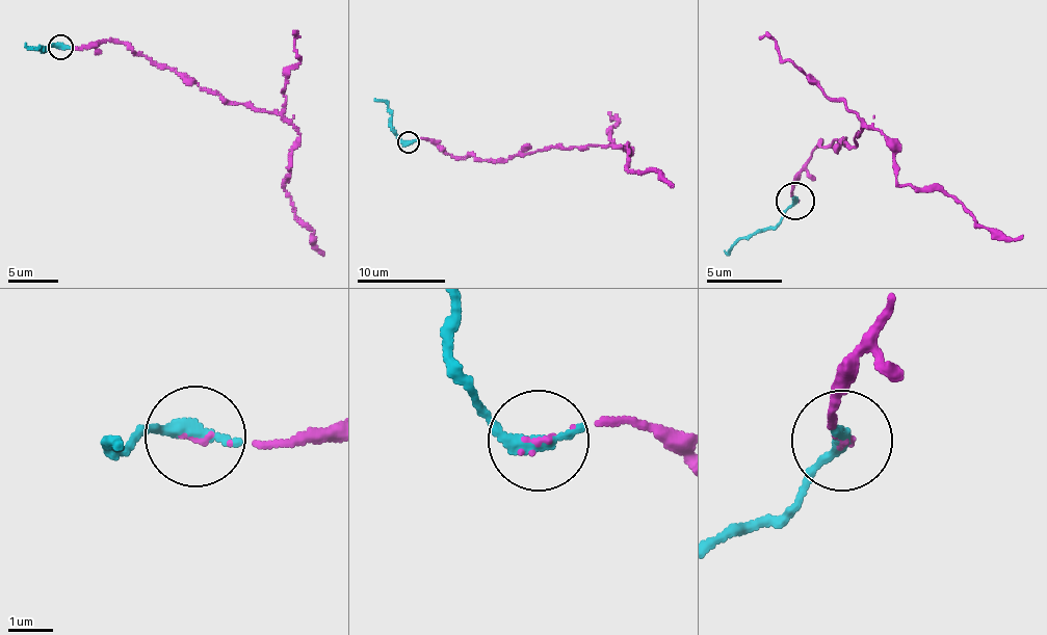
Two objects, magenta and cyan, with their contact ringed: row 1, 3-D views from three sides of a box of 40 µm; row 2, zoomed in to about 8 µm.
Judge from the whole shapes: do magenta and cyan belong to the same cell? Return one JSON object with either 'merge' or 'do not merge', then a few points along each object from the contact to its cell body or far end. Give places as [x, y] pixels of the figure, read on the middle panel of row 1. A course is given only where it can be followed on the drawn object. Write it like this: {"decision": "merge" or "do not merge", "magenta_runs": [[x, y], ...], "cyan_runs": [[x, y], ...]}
{"decision": "merge", "magenta_runs": [[408, 142], [434, 139], [445, 153], [504, 160], [553, 148], [629, 144], [628, 169], [654, 170], [673, 186]], "cyan_runs": [[408, 142], [400, 140], [391, 127], [386, 103], [374, 100]]}

